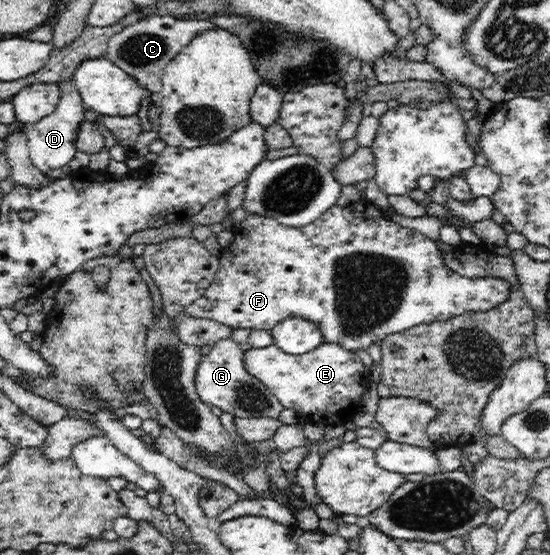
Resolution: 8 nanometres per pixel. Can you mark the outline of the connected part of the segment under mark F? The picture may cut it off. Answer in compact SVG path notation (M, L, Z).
M369 199L363 203L353 202L349 206L341 207L333 204L315 219L313 223L308 223L303 227L289 227L287 224L279 223L278 220L270 216L253 215L249 219L245 218L238 225L234 225L235 237L233 243L224 248L225 253L220 253L218 260L219 270L216 272L211 285L205 289L201 297L192 301L184 307L184 314L189 317L213 320L233 329L264 329L271 330L279 322L287 318L303 318L304 321L315 323L319 328L323 342L331 345L339 345L346 350L356 351L357 349L367 349L373 343L380 345L383 338L391 334L398 334L413 326L421 326L426 323L443 321L454 318L455 316L466 314L467 312L483 312L496 306L508 296L507 282L501 278L493 276L468 278L458 275L451 268L447 268L446 262L441 261L441 253L437 249L437 241L431 241L421 233L415 233L415 230L403 229L395 225L393 221L387 221L381 211L373 209L369 205Z

